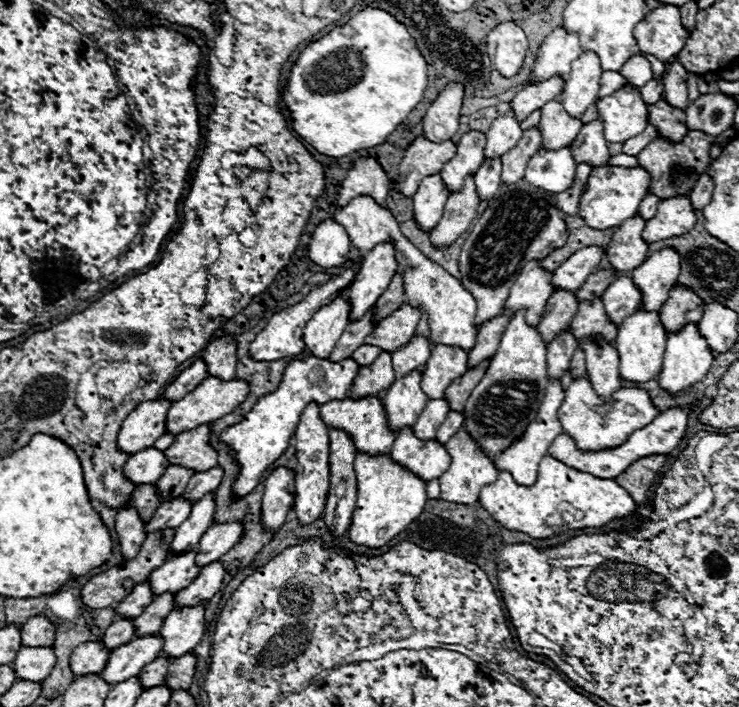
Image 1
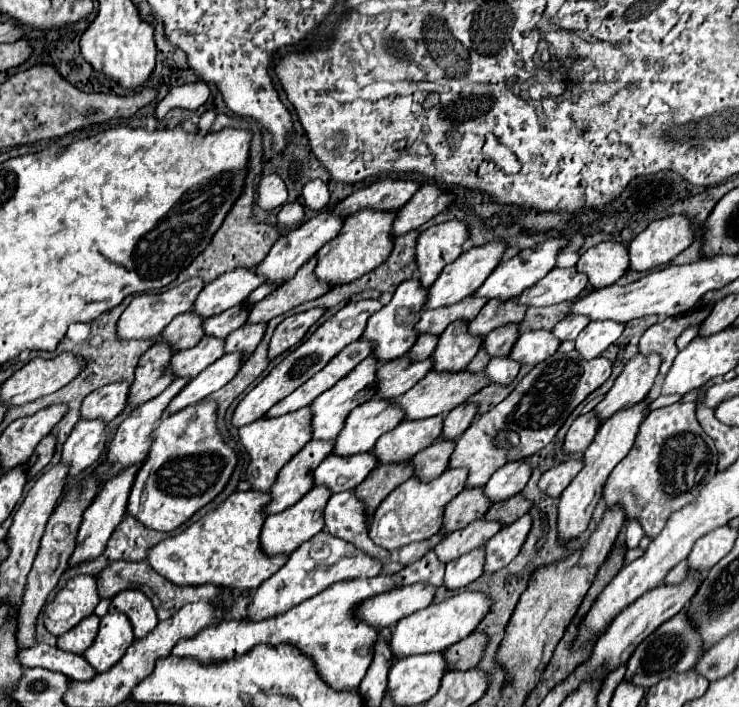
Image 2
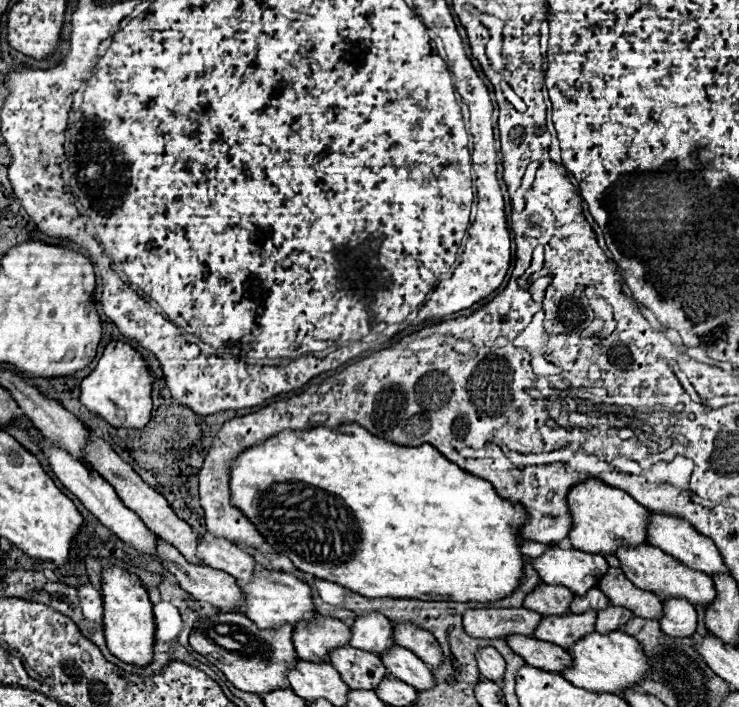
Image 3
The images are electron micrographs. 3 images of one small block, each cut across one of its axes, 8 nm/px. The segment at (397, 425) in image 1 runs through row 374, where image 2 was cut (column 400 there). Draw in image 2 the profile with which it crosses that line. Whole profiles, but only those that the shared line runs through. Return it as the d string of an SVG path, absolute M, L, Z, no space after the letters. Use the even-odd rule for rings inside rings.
M372 398L350 412L342 432L336 438L334 452L340 456L370 452L376 440L388 430L396 428L402 420L404 410L394 406L394 400L382 402L380 398Z

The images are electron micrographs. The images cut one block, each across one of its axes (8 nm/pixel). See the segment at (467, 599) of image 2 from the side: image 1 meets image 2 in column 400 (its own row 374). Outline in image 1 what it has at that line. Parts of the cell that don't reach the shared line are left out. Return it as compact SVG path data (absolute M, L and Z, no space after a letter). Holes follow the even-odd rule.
M634 312L618 326L614 346L620 354L620 378L630 382L648 382L654 380L662 368L664 348L666 348L666 330L660 324L658 312Z

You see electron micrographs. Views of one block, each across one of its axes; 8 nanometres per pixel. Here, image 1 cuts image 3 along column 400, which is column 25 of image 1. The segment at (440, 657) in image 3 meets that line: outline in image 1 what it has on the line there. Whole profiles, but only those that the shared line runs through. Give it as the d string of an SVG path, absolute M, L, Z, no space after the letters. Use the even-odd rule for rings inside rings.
M34 616L20 628L22 636L22 646L34 646L34 648L44 648L54 644L54 634L56 628L46 616Z

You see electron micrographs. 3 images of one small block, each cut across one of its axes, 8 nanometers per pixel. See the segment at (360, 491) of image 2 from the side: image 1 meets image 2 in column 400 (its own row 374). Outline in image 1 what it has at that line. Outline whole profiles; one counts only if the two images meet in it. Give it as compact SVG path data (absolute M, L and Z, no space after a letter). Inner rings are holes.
M488 360L482 362L480 366L472 368L472 370L468 370L464 376L460 376L458 380L454 380L454 382L446 388L444 398L448 400L450 410L460 412L460 410L464 408L464 404L466 404L466 400L468 400L468 396L470 396L470 390L474 390L474 386L482 380L482 374L486 372L486 368L488 368Z

